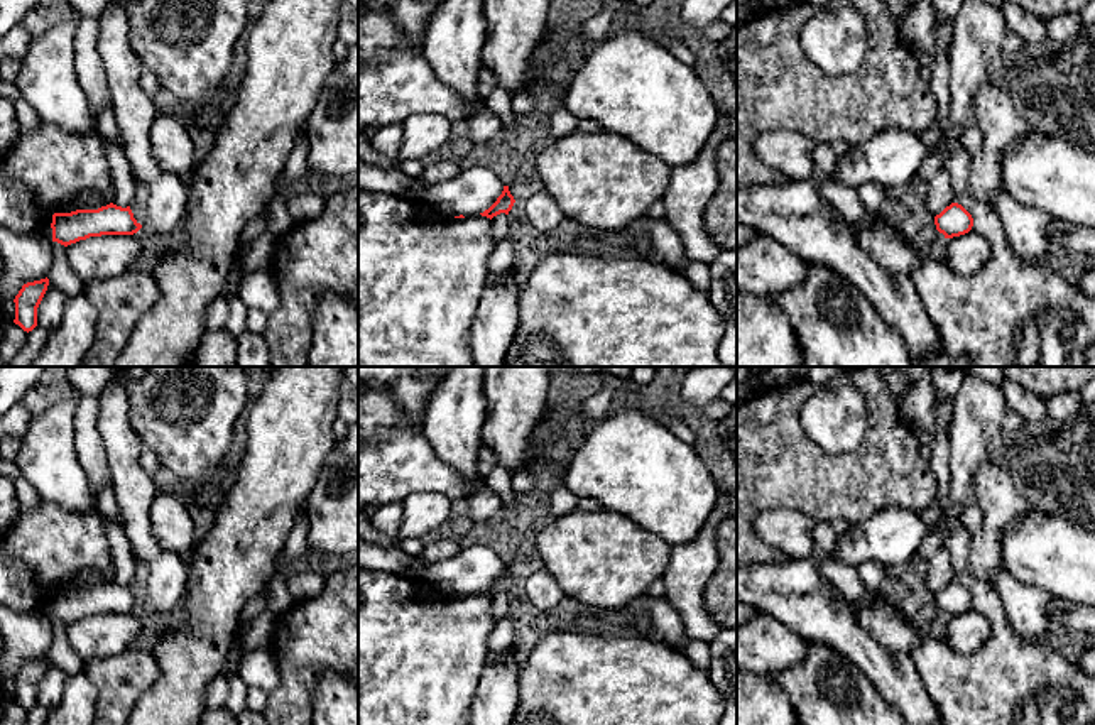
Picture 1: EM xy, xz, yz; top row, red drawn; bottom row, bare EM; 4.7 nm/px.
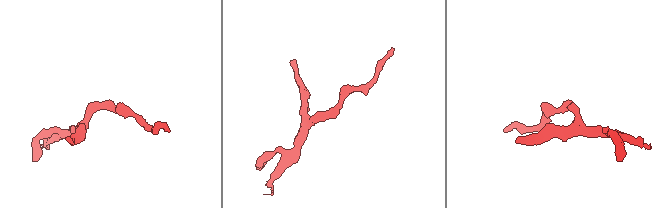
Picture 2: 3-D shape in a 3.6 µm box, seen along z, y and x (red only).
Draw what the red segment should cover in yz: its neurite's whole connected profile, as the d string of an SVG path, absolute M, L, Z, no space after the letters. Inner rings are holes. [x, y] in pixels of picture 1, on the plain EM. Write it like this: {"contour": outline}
{"contour": "M951 581L934 595L934 603L945 617L953 617L968 612L973 605L973 597L962 583Z"}

